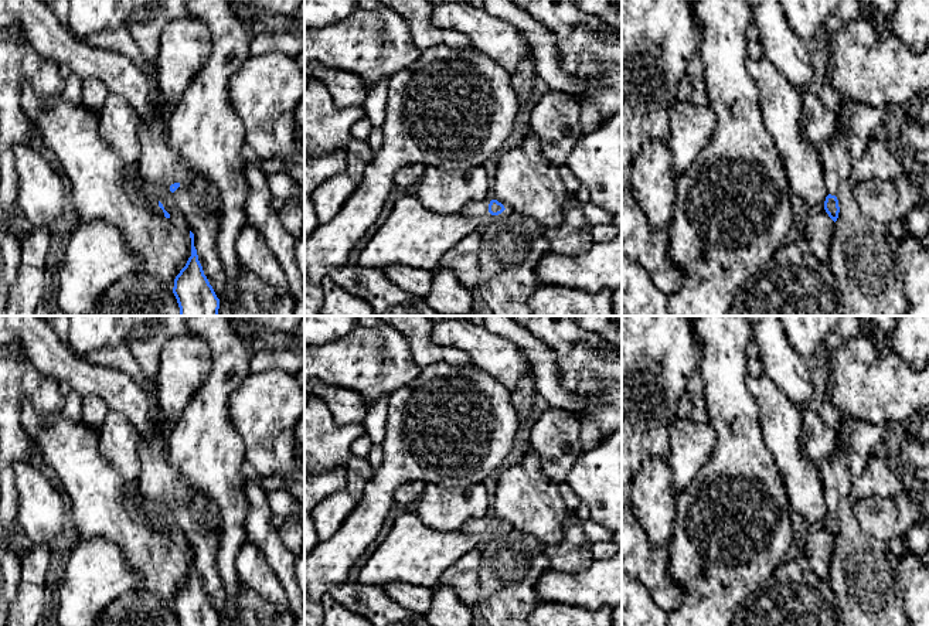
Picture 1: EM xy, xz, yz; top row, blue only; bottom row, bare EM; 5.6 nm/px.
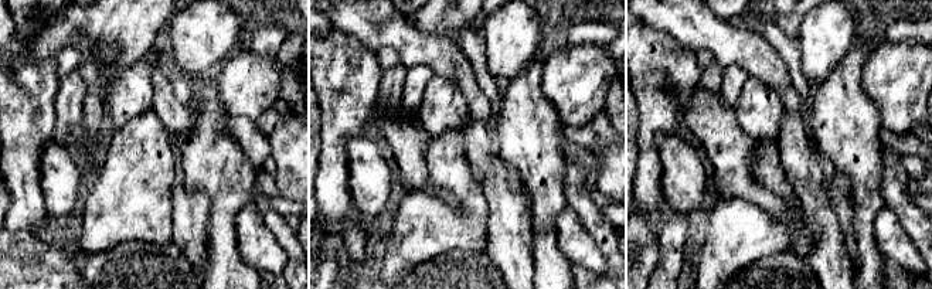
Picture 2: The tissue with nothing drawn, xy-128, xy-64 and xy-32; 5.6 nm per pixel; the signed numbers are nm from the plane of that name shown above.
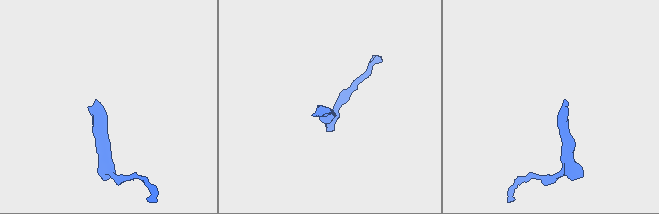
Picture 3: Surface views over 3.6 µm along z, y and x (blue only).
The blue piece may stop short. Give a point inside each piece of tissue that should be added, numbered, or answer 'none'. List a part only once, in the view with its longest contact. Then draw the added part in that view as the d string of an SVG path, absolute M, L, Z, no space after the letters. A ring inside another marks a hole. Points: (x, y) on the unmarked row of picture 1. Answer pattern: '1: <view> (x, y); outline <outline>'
1: xz (479, 526); outline M483 517L483 518L474 518L467 521L463 527L462 527L462 533L466 534L477 534L480 535L483 540L494 540L497 533L491 533L489 530L489 517Z

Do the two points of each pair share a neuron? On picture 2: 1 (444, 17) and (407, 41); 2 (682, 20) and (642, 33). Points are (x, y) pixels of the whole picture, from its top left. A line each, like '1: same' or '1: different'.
1: different
2: different

